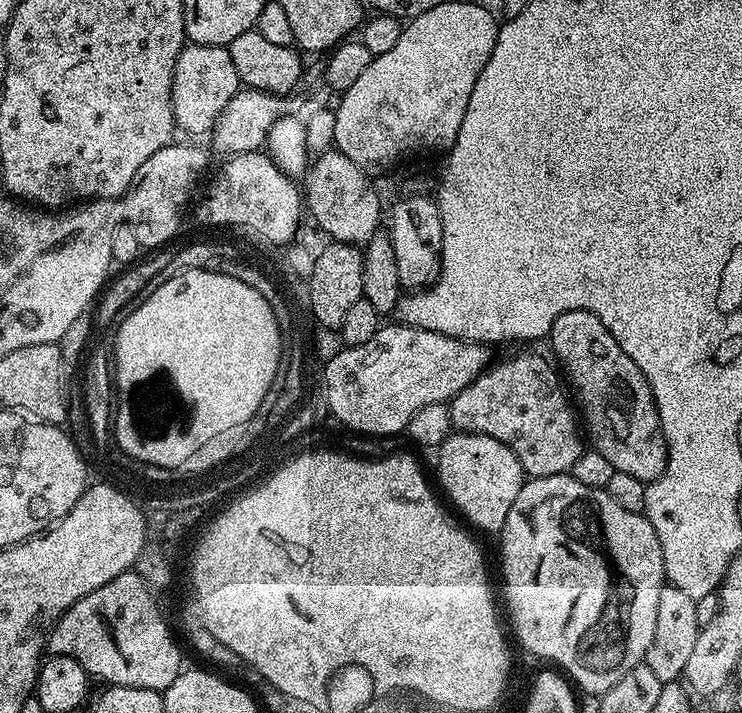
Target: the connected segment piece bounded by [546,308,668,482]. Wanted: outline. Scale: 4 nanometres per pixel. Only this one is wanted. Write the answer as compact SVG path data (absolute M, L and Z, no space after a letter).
M585 308L578 310L566 310L556 316L554 326L546 337L547 343L552 343L551 355L560 359L559 367L564 367L563 375L568 375L567 383L572 383L571 391L574 393L575 403L580 403L579 411L582 413L582 424L586 429L587 439L592 439L591 447L598 453L604 455L614 466L616 472L630 474L633 478L645 482L651 482L659 478L666 470L668 461L668 447L664 441L664 431L658 418L656 403L652 401L652 391L638 366L618 346L614 334L602 326L602 322L594 314L590 314Z

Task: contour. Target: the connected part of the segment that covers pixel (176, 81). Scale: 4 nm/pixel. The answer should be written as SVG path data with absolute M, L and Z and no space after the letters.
M185 43L178 54L172 79L172 113L177 129L192 136L207 137L217 127L222 110L226 110L230 98L234 98L241 87L240 75L238 70L234 70L234 58L230 58L227 47Z

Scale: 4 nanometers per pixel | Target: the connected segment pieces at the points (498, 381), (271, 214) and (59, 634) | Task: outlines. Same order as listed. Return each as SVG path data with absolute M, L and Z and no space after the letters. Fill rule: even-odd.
M516 352L513 356L498 361L497 364L496 361L489 363L478 379L470 382L470 386L466 386L450 401L452 426L455 431L486 434L490 438L498 438L507 448L514 450L518 462L529 477L571 473L574 462L578 462L578 458L586 451L586 444L582 439L582 428L578 423L577 413L570 403L569 393L557 369L555 367L552 369L548 365L549 357L545 356L539 356L536 352Z
M265 151L240 152L233 157L225 159L225 164L216 172L216 177L208 184L208 193L200 204L200 216L208 224L223 226L227 221L244 221L253 223L254 226L262 226L266 234L275 240L292 242L297 239L296 231L300 228L300 215L306 212L306 204L302 199L302 192L296 189L297 181L287 176L282 169L272 161Z
M129 570L118 574L106 586L98 586L86 598L74 602L61 614L60 619L52 625L52 631L46 637L46 648L53 656L74 658L87 671L89 677L105 680L105 685L138 686L163 690L178 678L182 671L180 665L180 648L172 644L172 632L156 605L157 597L147 587L141 575Z

